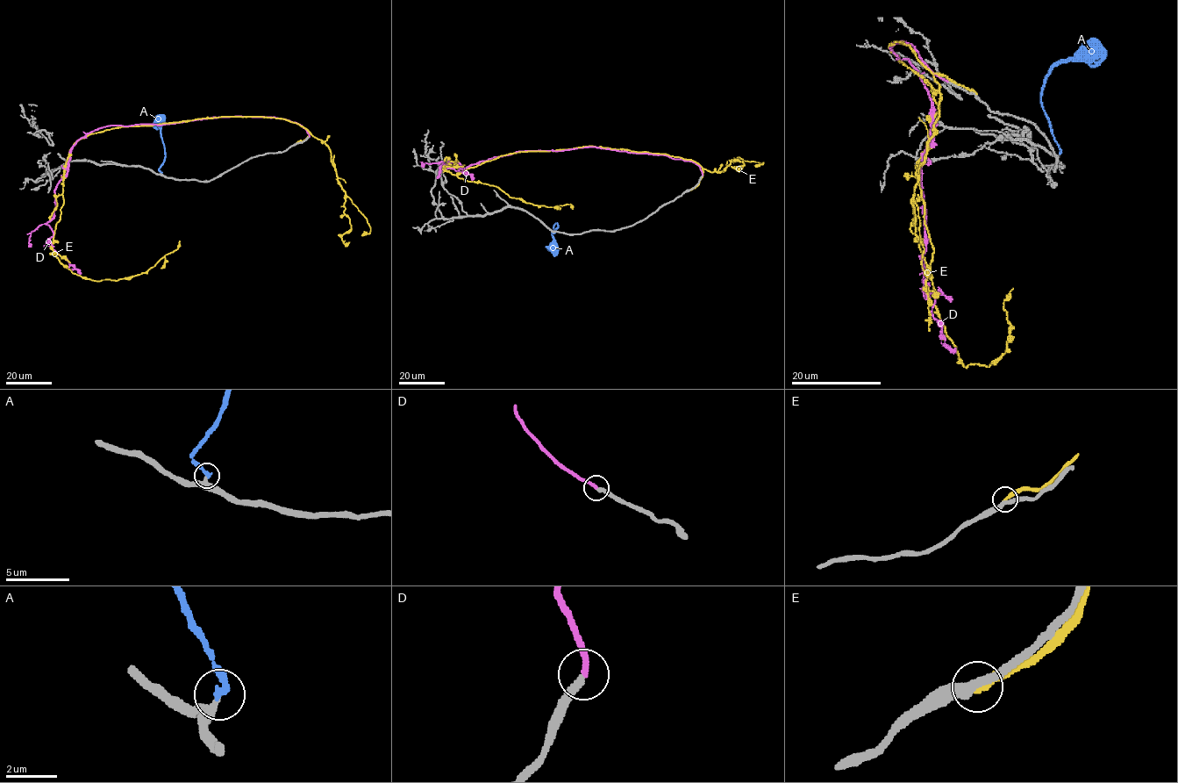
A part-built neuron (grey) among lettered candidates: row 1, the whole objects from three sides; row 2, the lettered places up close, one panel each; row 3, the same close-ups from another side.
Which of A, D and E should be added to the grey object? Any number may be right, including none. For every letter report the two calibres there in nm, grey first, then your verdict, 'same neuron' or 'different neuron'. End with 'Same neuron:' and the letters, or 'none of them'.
A: 340 nm thick on the grey side, 320 nm on the other; different neuron
D: 320 nm thick on the grey side, 260 nm on the other; same neuron
E: 360 nm thick on the grey side, 260 nm on the other; different neuron
Same neuron: D

